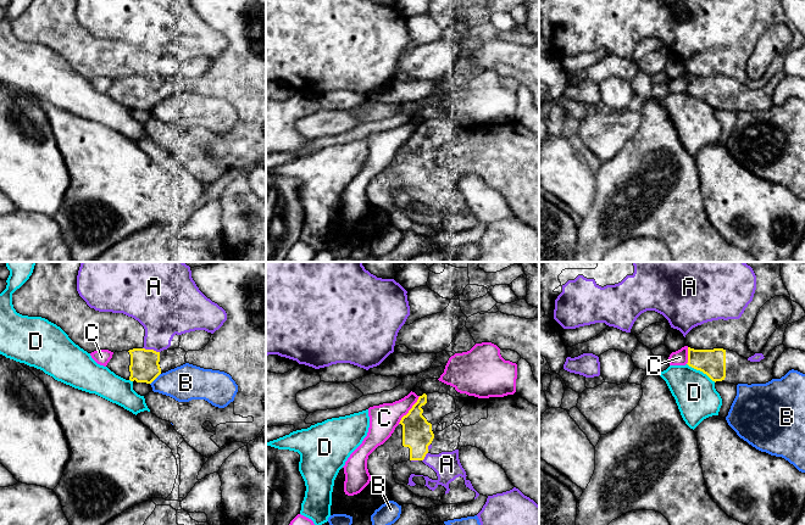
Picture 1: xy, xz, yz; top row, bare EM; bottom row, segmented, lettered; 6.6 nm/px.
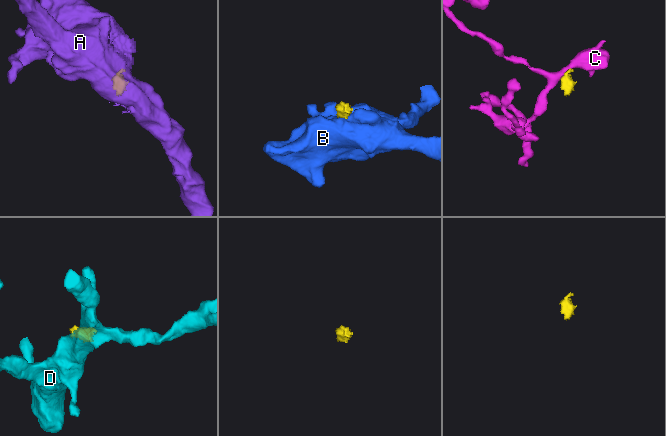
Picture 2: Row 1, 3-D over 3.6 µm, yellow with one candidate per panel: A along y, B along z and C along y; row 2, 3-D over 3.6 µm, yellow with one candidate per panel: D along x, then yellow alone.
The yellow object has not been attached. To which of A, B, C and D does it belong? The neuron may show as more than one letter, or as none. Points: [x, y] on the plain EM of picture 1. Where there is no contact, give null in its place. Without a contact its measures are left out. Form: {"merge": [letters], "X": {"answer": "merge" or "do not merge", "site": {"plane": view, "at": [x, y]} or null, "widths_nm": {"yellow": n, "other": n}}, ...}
{"merge": [], "A": {"answer": "do not merge", "site": {"plane": "xy", "at": [151, 77]}, "widths_nm": {"yellow": 190, "other": 300}}, "B": {"answer": "do not merge", "site": {"plane": "xy", "at": [155, 105]}, "widths_nm": {"yellow": 190, "other": 240}}, "C": {"answer": "do not merge", "site": {"plane": "xz", "at": [410, 137]}, "widths_nm": {"yellow": 200, "other": 190}}, "D": {"answer": "do not merge", "site": {"plane": "yz", "at": [701, 98]}, "widths_nm": {"yellow": 180, "other": 280}}}

